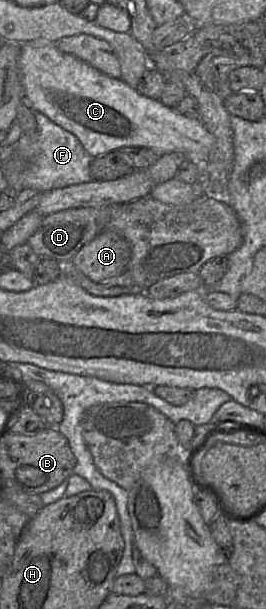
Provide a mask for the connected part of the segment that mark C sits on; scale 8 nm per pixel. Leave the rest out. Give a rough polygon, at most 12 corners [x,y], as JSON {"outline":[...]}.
{"outline":[[20,44],[23,103],[93,158],[124,147],[200,167],[200,118],[55,44]]}

